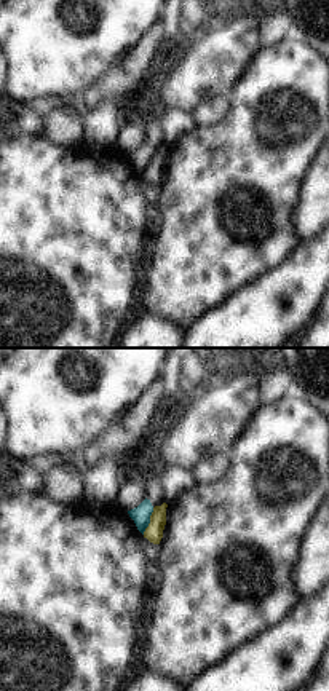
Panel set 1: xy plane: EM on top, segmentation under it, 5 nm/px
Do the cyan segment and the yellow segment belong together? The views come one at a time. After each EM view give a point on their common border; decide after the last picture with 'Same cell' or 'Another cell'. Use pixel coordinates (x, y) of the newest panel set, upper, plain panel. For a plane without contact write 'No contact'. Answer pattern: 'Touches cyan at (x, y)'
Touches cyan at (149, 163)

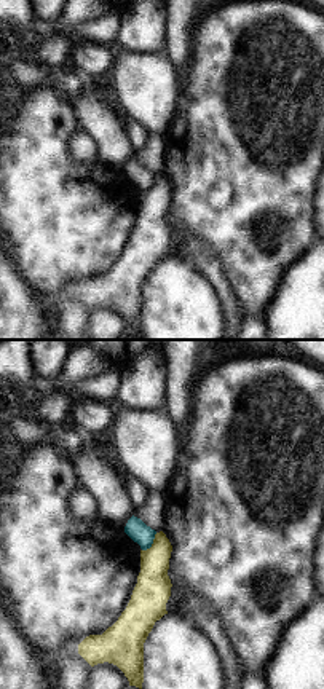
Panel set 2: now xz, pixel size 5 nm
Touches cyan at (152, 185)

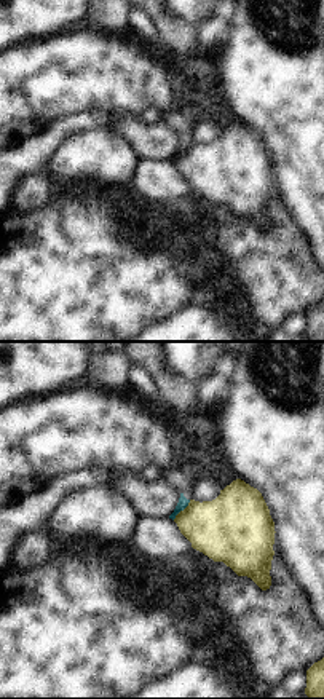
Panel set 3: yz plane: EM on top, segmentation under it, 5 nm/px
Touches cyan at (182, 152)

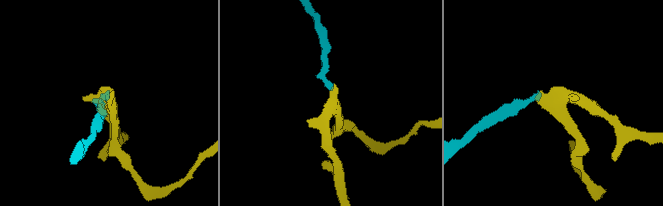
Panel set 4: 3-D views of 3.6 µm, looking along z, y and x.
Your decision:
Another cell

